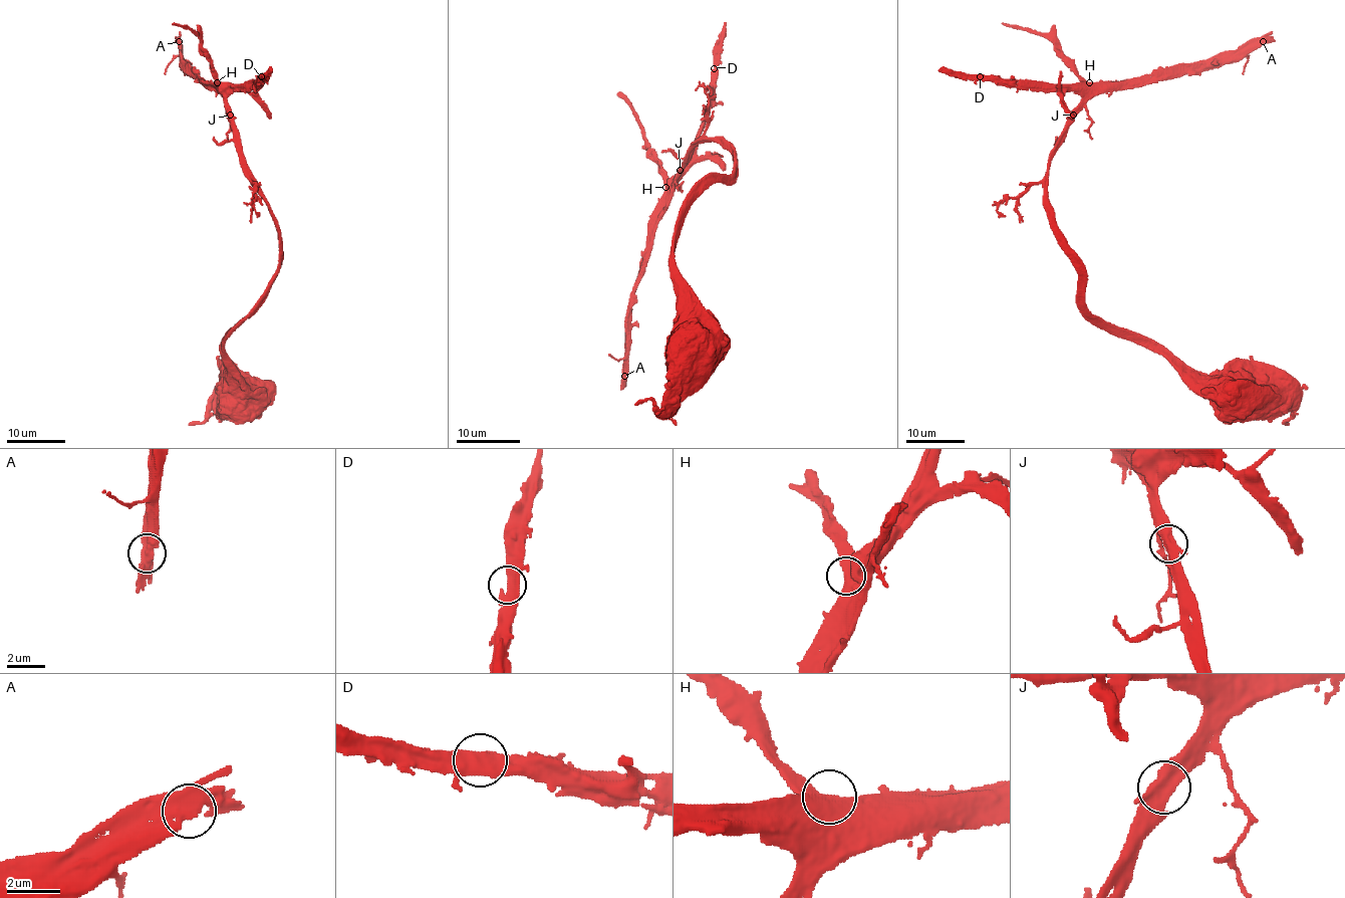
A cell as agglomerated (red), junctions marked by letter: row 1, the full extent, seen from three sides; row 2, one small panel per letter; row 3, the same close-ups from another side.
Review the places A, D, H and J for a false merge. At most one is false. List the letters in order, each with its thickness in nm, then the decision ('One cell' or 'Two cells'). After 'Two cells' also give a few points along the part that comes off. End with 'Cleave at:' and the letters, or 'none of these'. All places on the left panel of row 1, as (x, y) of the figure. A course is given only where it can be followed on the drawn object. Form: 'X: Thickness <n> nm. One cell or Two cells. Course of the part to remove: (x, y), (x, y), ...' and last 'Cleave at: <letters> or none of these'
A: Thickness 550 nm. One cell
D: Thickness 500 nm. One cell
H: Thickness 550 nm. One cell
J: Thickness 550 nm. One cell
Cleave at: none of these

